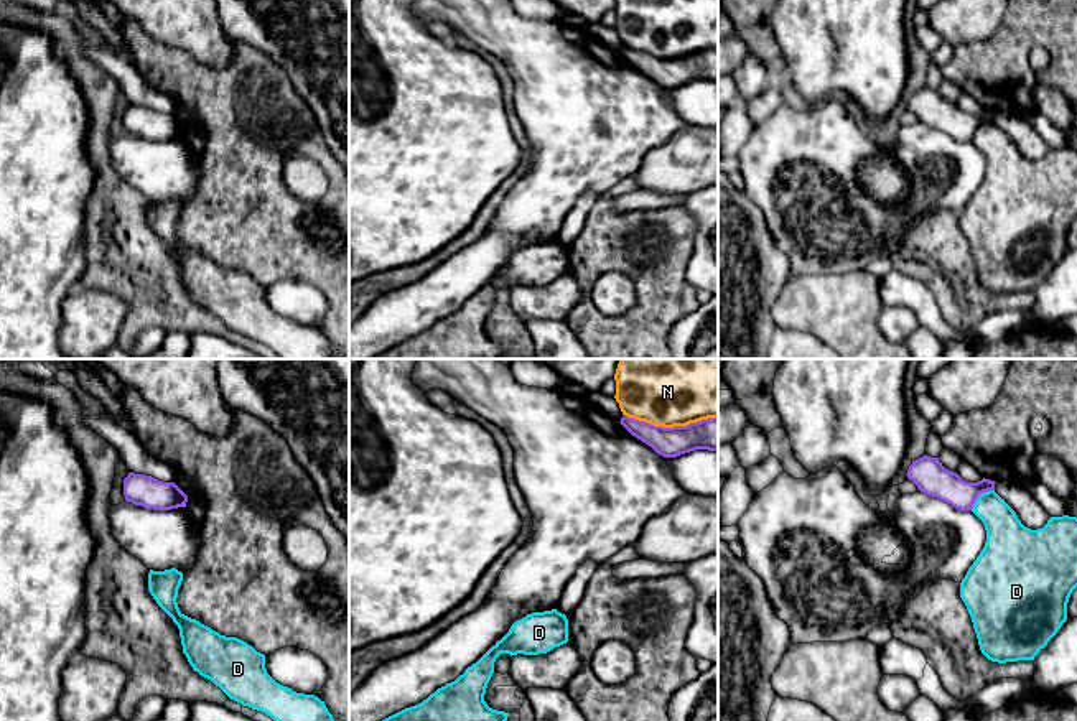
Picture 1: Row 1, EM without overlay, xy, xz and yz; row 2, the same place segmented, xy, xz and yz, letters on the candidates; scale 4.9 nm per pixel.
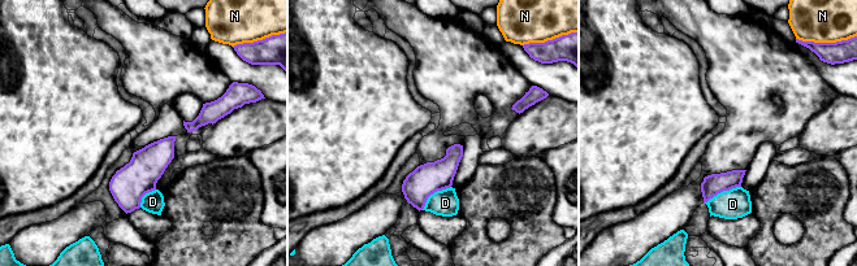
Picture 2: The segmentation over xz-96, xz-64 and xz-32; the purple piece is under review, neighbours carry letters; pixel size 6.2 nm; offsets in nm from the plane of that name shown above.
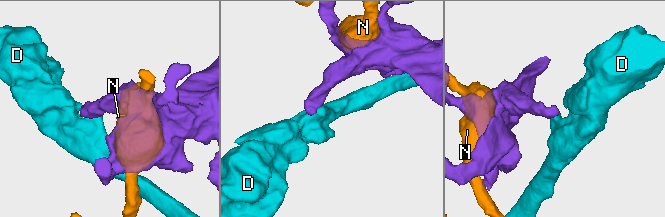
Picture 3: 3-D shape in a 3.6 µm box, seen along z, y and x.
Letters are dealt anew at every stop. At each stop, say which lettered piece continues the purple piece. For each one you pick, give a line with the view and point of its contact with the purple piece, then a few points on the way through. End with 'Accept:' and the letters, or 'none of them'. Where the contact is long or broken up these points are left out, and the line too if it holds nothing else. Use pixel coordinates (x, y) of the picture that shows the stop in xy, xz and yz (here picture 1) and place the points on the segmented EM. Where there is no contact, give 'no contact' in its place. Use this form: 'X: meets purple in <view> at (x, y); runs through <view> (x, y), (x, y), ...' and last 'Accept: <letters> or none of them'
Accept: none of them

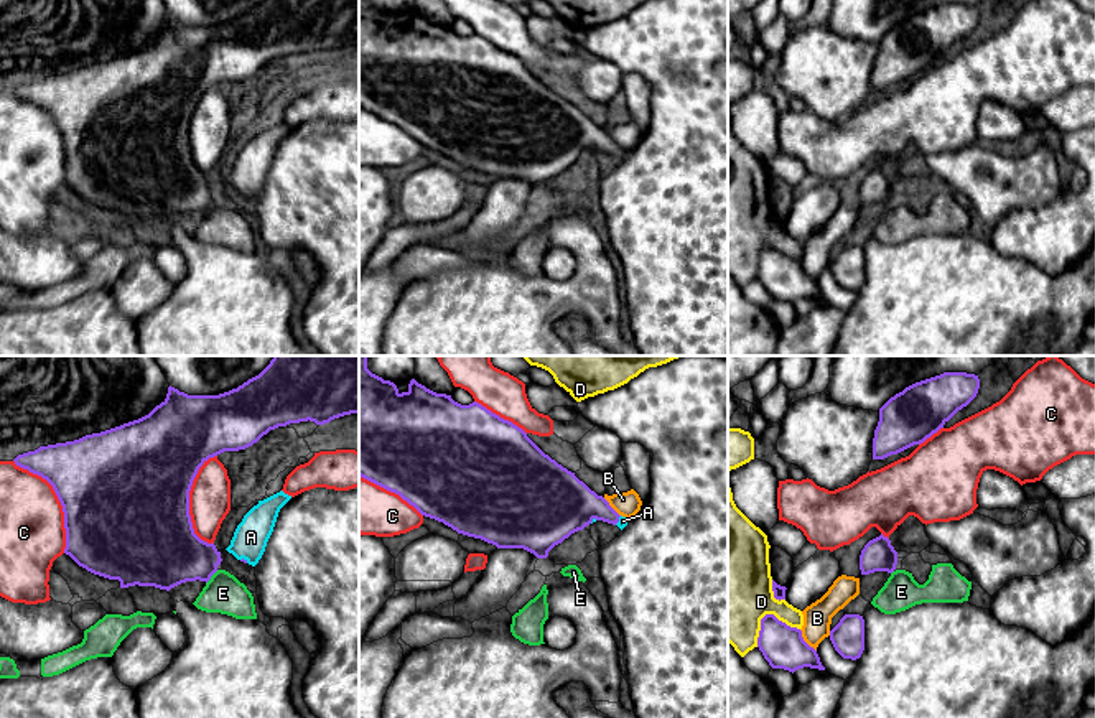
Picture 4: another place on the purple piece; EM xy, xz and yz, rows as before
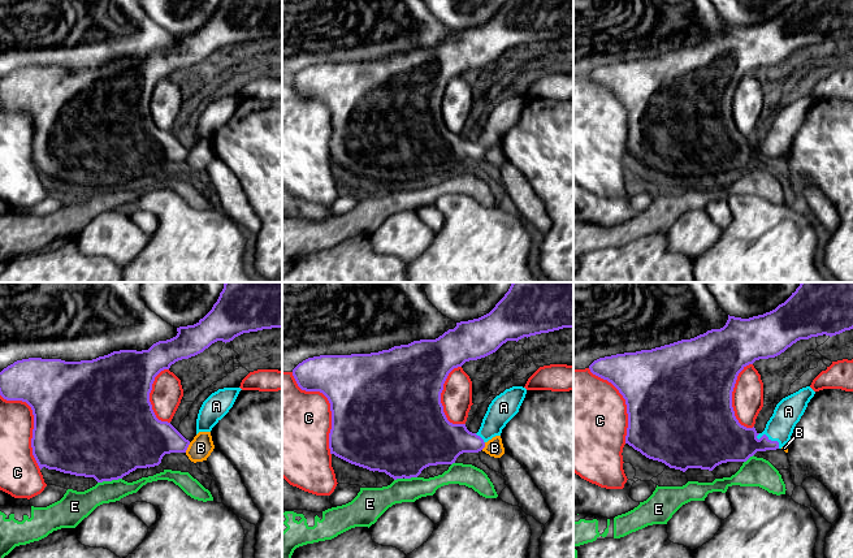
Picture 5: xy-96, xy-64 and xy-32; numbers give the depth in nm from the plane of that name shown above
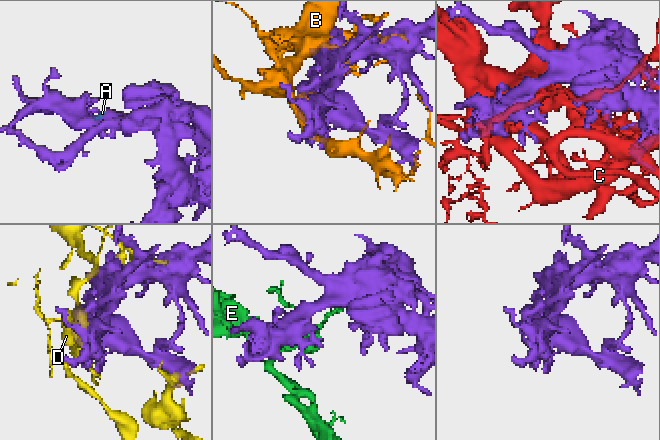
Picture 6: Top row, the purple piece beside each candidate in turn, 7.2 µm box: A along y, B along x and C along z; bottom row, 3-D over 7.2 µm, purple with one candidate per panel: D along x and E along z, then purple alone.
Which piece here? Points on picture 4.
A: meets purple in xz at (618, 521); runs through xz (570, 506), (596, 508), (618, 521), (623, 521)
Accept: A

